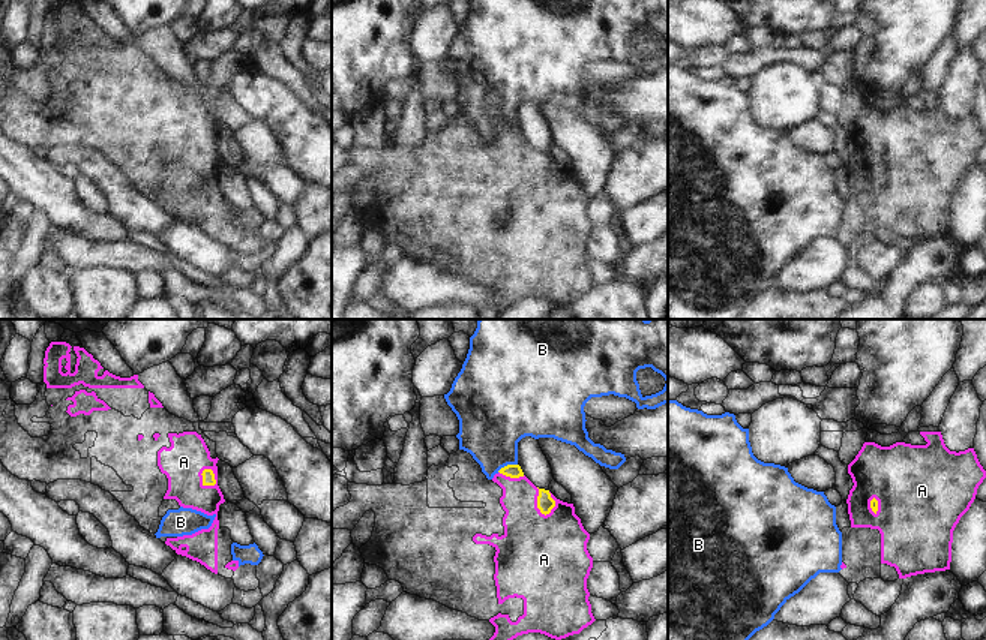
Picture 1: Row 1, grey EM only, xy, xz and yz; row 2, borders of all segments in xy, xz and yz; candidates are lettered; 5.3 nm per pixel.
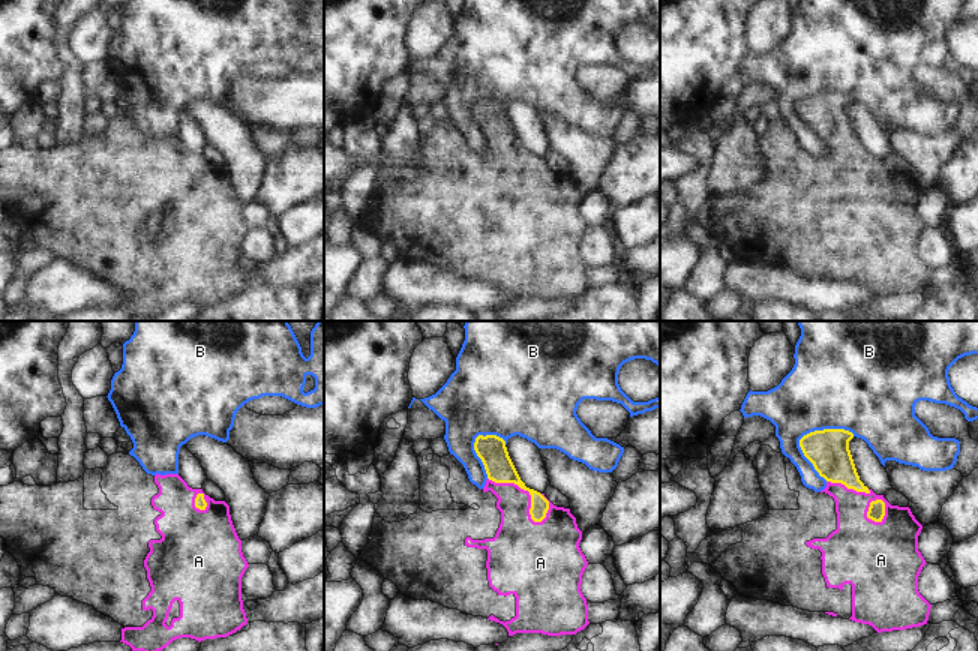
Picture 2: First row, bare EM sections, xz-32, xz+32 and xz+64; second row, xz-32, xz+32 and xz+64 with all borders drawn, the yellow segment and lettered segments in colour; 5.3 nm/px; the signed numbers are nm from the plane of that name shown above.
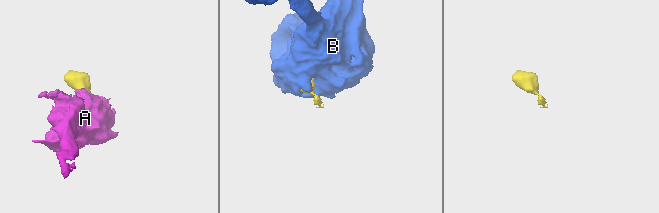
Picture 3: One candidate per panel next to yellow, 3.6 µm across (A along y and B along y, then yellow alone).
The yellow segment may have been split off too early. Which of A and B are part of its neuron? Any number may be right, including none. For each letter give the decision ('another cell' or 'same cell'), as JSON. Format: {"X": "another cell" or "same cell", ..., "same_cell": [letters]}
{"A": "same cell", "B": "another cell", "same_cell": ["A"]}

